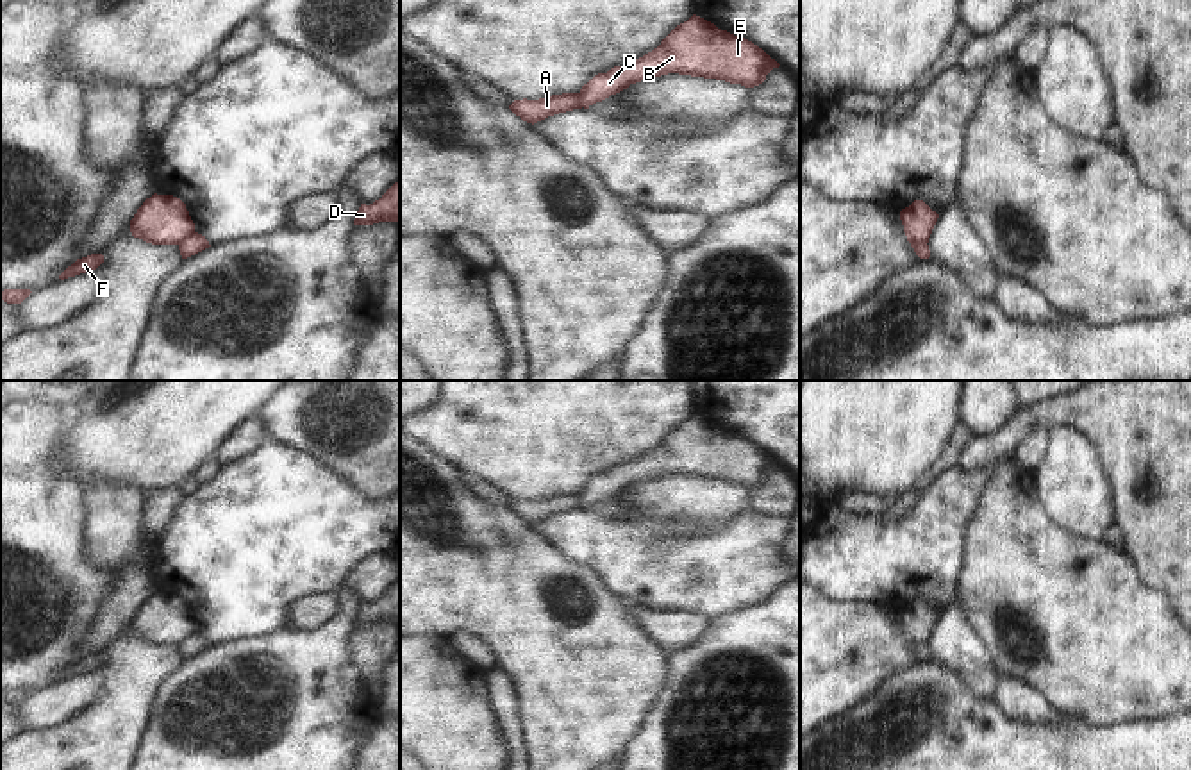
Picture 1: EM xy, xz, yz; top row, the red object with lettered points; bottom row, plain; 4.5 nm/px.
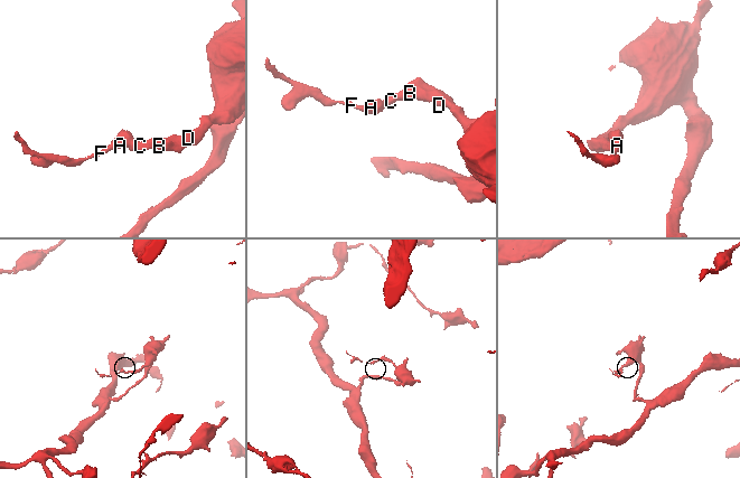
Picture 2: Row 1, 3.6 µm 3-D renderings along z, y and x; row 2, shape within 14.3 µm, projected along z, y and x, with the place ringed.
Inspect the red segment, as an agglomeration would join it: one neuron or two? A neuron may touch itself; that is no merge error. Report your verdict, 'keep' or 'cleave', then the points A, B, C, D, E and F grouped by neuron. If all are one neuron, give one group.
cleave; groups A F / B C D E

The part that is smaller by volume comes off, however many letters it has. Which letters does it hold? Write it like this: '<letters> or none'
A, F

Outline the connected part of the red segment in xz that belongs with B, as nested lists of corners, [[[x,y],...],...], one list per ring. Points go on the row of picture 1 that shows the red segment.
[[[693,14],[687,21],[677,25],[652,52],[630,59],[623,66],[614,66],[607,73],[595,75],[580,89],[580,104],[589,109],[630,84],[668,73],[754,88],[762,84],[766,75],[779,66],[752,41]]]

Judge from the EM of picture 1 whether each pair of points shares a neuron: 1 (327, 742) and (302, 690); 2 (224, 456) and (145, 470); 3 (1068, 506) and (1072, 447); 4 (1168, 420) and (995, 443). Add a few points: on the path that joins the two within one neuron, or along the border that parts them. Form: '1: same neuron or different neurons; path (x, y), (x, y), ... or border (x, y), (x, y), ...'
1: same neuron; path (315, 729), (302, 717), (302, 703)
2: different neurons; border (241, 424), (211, 454)
3: same neuron; path (1072, 492), (1072, 461)
4: same neuron; path (1125, 415), (1038, 415)

